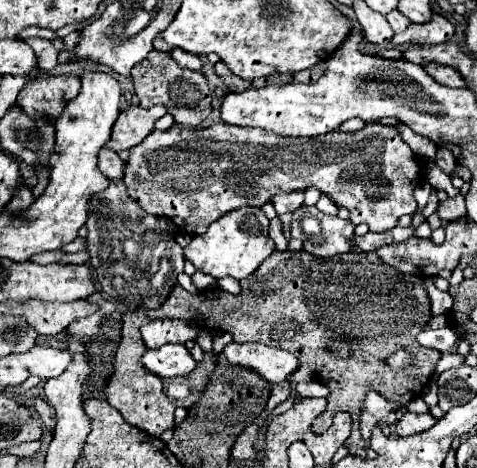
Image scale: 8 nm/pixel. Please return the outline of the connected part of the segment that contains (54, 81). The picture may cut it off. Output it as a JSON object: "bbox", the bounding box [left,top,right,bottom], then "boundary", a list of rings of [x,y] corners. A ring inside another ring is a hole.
{"bbox":[16,66,80,118],"boundary":[[[36,66],[36,70],[32,70],[30,76],[32,78],[24,84],[16,102],[32,118],[36,116],[58,118],[64,104],[72,100],[80,90],[80,80],[72,74],[56,76]]]}

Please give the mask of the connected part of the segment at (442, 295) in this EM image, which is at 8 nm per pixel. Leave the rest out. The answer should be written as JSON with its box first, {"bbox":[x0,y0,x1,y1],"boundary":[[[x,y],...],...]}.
{"bbox":[424,278,454,316],"boundary":[[[428,278],[424,280],[426,284],[426,290],[428,290],[428,296],[430,296],[430,302],[432,302],[432,314],[438,316],[438,314],[446,314],[446,308],[454,306],[454,300],[448,292],[440,292],[436,286],[434,286],[434,280]]]}

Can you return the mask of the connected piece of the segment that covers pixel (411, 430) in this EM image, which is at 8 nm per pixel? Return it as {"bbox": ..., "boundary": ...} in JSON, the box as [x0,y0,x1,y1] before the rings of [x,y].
{"bbox":[396,412,436,436],"boundary":[[[406,412],[398,424],[396,424],[396,434],[398,436],[410,436],[410,434],[418,434],[428,430],[430,426],[436,424],[436,418],[432,418],[432,414],[414,414],[414,412]]]}

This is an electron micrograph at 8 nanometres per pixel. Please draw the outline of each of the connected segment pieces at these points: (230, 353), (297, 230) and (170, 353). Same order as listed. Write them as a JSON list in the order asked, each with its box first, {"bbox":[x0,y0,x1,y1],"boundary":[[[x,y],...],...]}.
[{"bbox":[222,344,298,382],"boundary":[[[228,344],[222,354],[230,364],[254,370],[268,382],[284,382],[288,374],[298,368],[298,358],[280,348],[264,344]]]},{"bbox":[290,206,354,258],"boundary":[[[300,206],[292,212],[290,232],[292,238],[304,242],[304,250],[328,258],[350,252],[350,238],[354,236],[354,224],[340,216],[328,216],[316,206]]]},{"bbox":[142,344,196,378],"boundary":[[[164,344],[156,350],[146,350],[142,356],[142,364],[148,372],[160,378],[186,376],[194,370],[196,362],[184,344]]]}]

